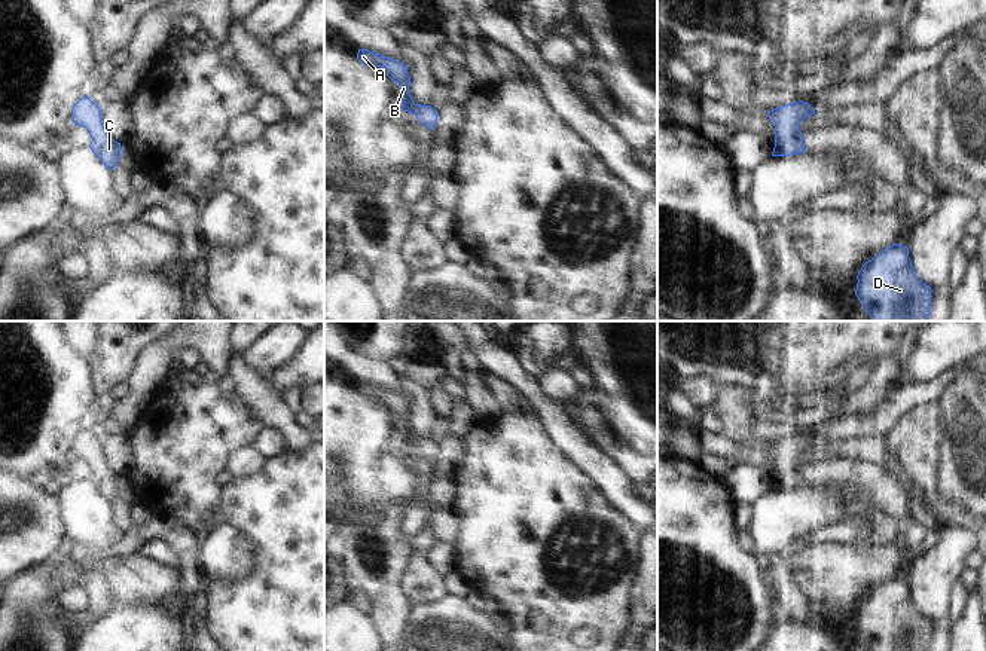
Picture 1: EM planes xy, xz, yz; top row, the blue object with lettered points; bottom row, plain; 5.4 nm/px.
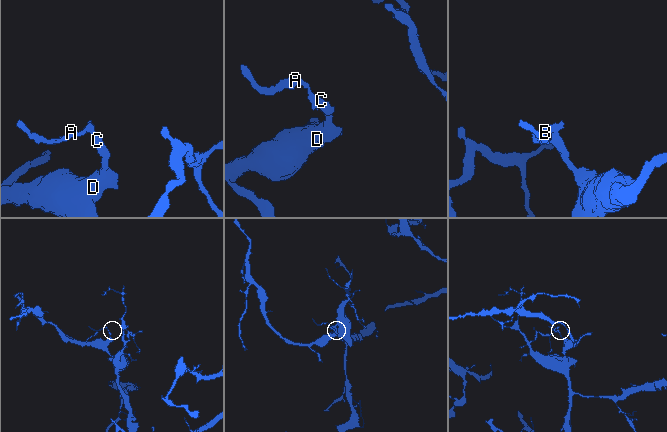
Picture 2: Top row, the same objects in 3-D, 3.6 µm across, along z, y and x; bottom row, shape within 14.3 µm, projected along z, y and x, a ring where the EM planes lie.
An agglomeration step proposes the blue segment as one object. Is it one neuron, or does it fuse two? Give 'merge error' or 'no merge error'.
no merge error

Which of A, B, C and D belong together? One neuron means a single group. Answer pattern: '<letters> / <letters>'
A B C D

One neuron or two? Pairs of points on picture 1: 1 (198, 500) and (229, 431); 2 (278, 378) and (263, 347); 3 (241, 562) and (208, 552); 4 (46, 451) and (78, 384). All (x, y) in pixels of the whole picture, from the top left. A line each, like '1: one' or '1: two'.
1: one
2: two
3: one
4: one

